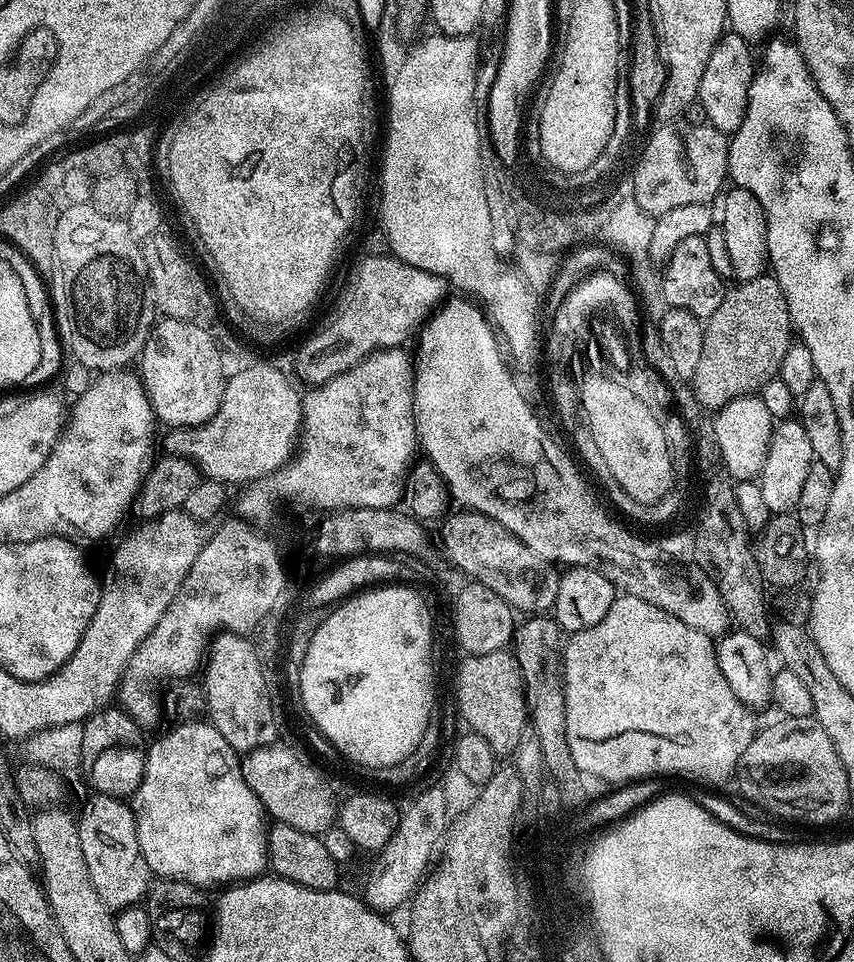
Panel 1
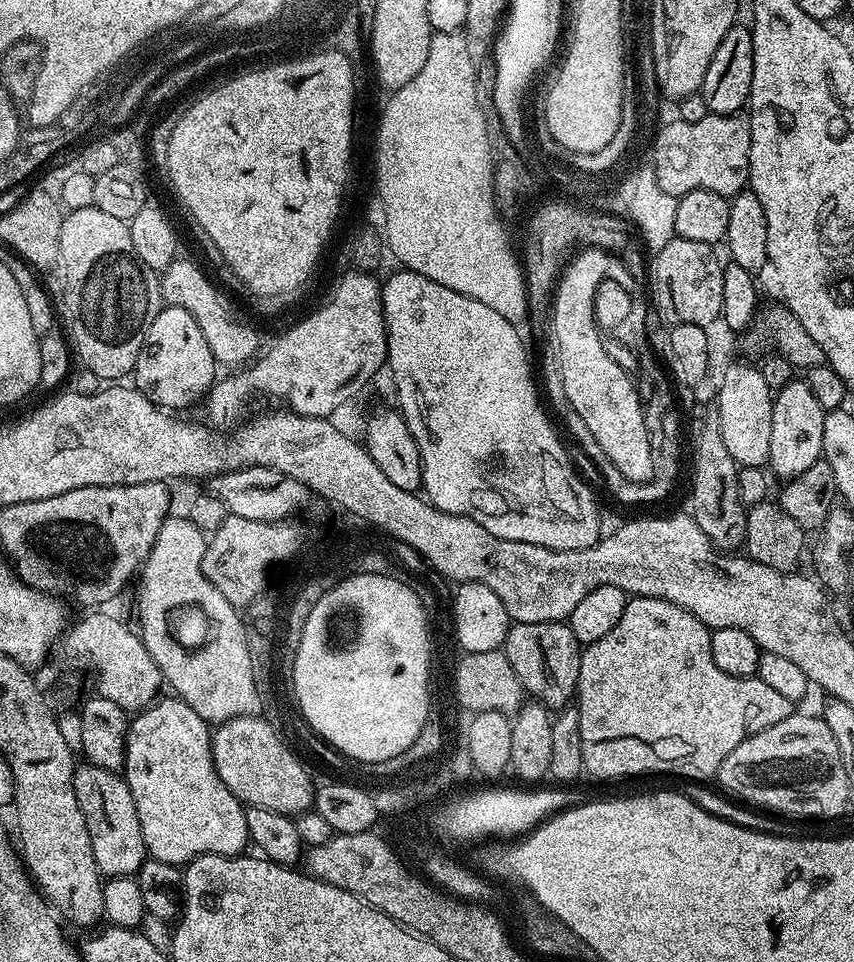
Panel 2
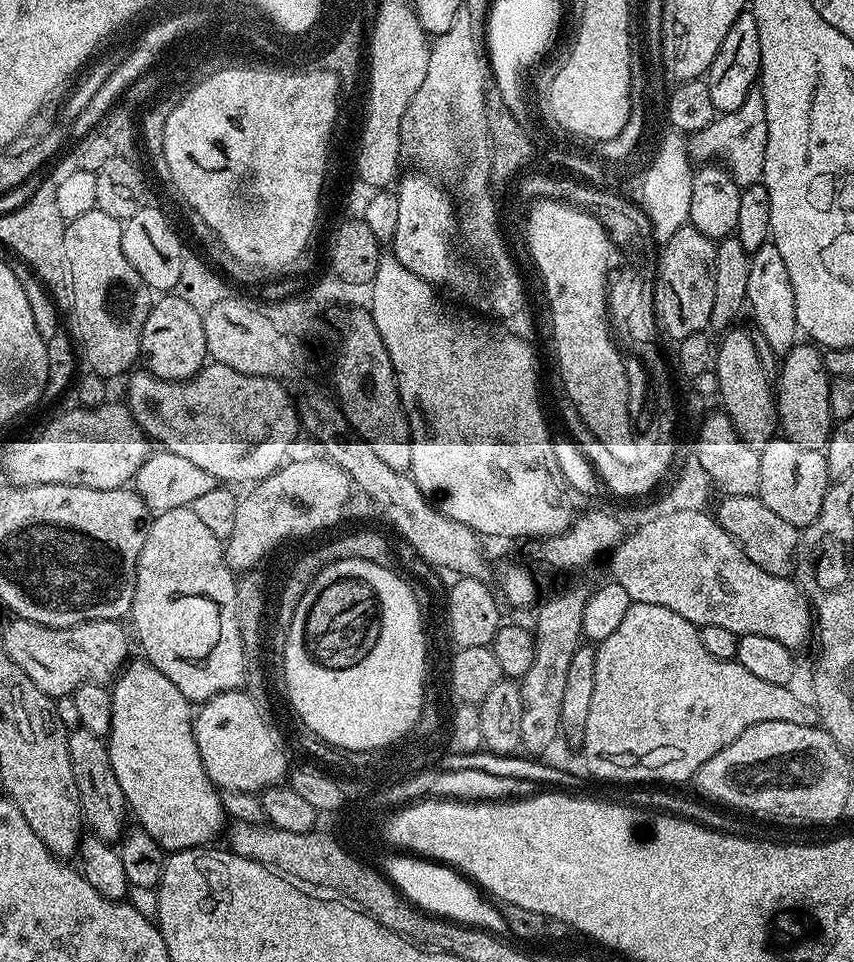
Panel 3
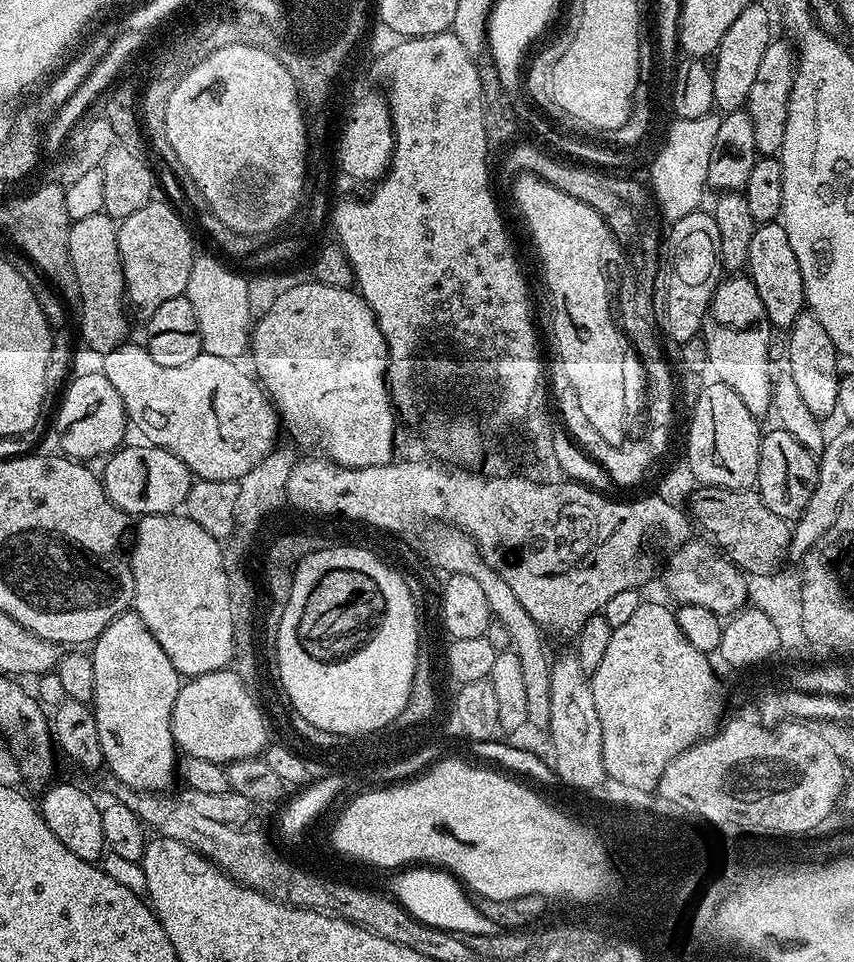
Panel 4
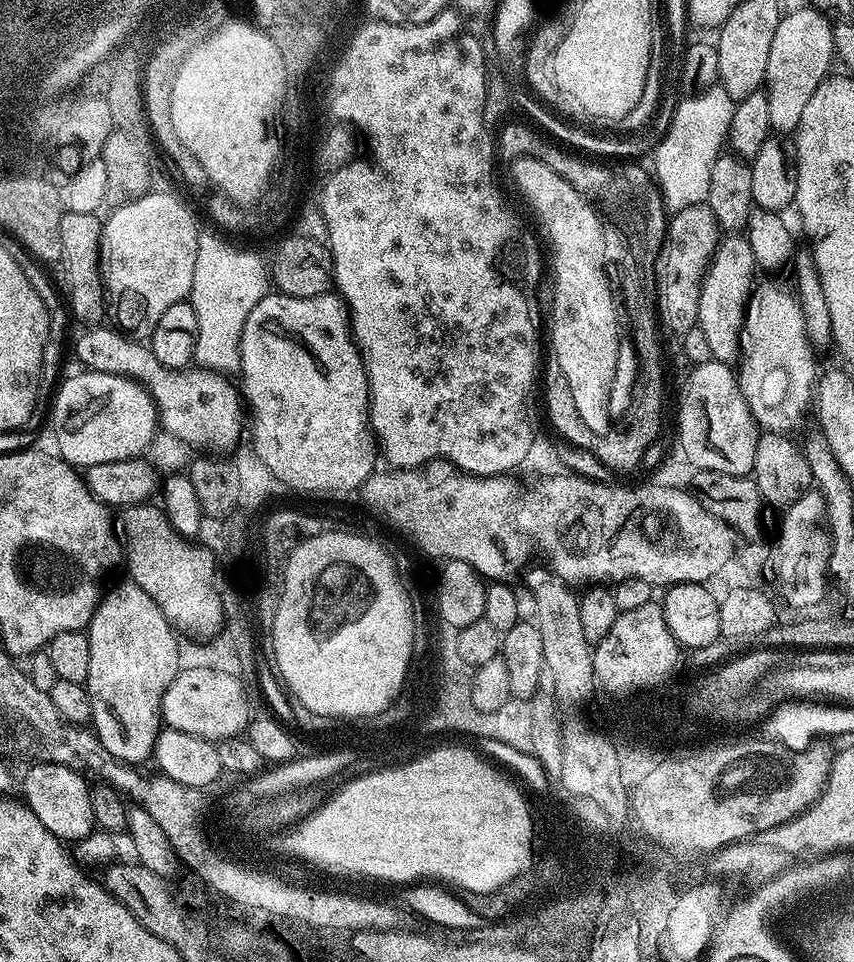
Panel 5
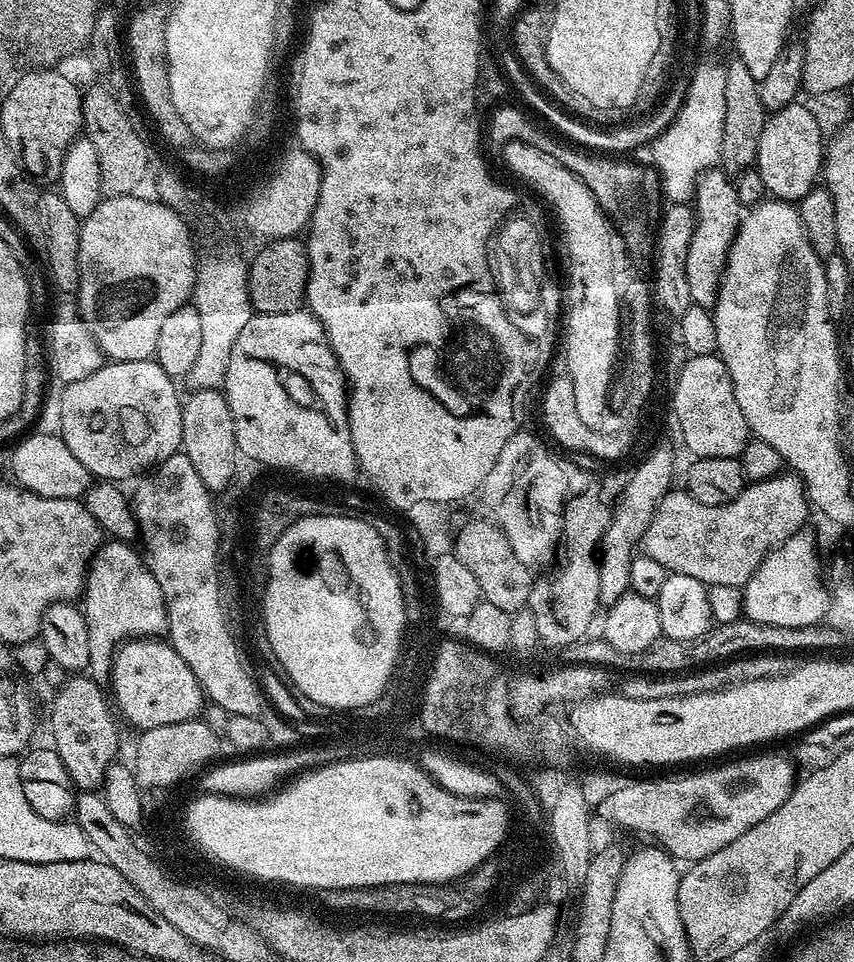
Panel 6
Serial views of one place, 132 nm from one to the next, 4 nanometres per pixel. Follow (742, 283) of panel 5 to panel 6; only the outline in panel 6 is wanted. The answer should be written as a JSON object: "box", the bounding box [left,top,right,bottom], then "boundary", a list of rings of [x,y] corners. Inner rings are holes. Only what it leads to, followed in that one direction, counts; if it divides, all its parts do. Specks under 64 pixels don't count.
{"box":[686,170,742,310],"boundary":[[[709,170],[700,175],[696,182],[694,211],[696,225],[694,238],[690,240],[690,251],[686,254],[686,282],[690,286],[692,303],[711,310],[716,307],[724,267],[728,265],[728,251],[732,248],[742,219],[742,205],[736,196],[736,185],[727,173]]]}

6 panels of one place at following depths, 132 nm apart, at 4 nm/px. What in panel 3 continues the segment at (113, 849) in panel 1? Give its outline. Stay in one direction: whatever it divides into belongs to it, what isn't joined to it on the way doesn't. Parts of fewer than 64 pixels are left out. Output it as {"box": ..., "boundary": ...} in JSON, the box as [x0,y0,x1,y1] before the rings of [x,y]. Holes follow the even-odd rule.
{"box":[68,728,126,842],"boundary":[[[74,728],[68,733],[68,749],[70,766],[74,770],[80,795],[80,808],[84,812],[84,819],[91,835],[109,842],[119,841],[126,827],[126,821],[124,821],[126,805],[122,786],[118,786],[118,778],[114,774],[114,766],[110,766],[110,754],[105,737],[90,734],[90,730],[85,728]]]}

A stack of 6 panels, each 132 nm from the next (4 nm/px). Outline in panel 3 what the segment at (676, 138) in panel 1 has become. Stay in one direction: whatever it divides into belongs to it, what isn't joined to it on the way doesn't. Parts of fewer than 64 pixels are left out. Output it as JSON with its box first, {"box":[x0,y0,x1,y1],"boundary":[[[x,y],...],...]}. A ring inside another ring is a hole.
{"box":[687,90,766,189],"boundary":[[[758,90],[748,95],[738,110],[717,115],[710,126],[687,137],[688,154],[696,162],[719,162],[732,173],[734,182],[741,189],[761,183],[766,166],[766,106]]]}

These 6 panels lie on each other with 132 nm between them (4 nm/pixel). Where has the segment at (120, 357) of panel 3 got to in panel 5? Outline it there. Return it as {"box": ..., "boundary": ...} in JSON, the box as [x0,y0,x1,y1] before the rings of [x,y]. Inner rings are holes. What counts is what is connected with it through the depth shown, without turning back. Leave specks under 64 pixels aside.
{"box":[60,211,106,326],"boundary":[[[65,211],[62,218],[62,254],[60,260],[64,264],[64,272],[68,275],[68,296],[66,292],[66,304],[71,315],[81,320],[81,325],[96,326],[105,319],[106,305],[104,303],[104,283],[100,277],[100,229],[102,220],[95,212],[90,214],[78,214]]]}

